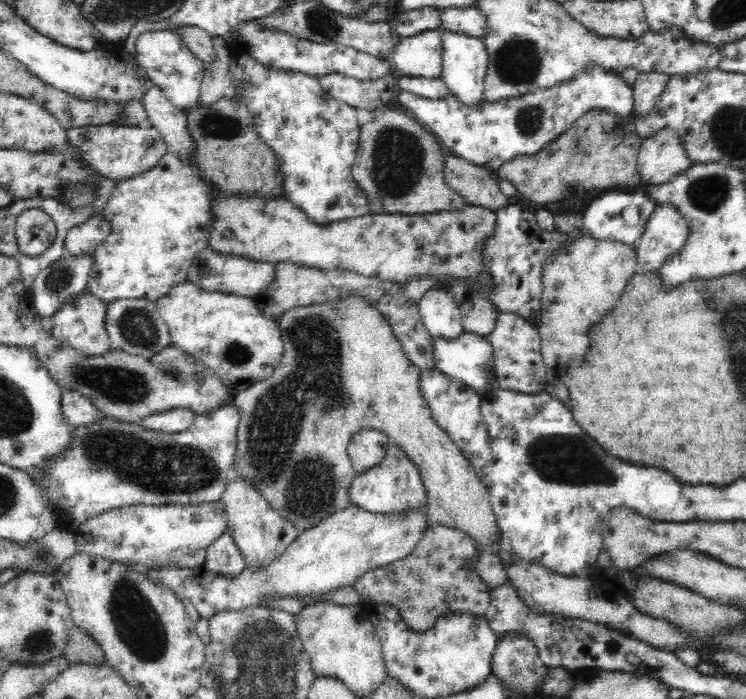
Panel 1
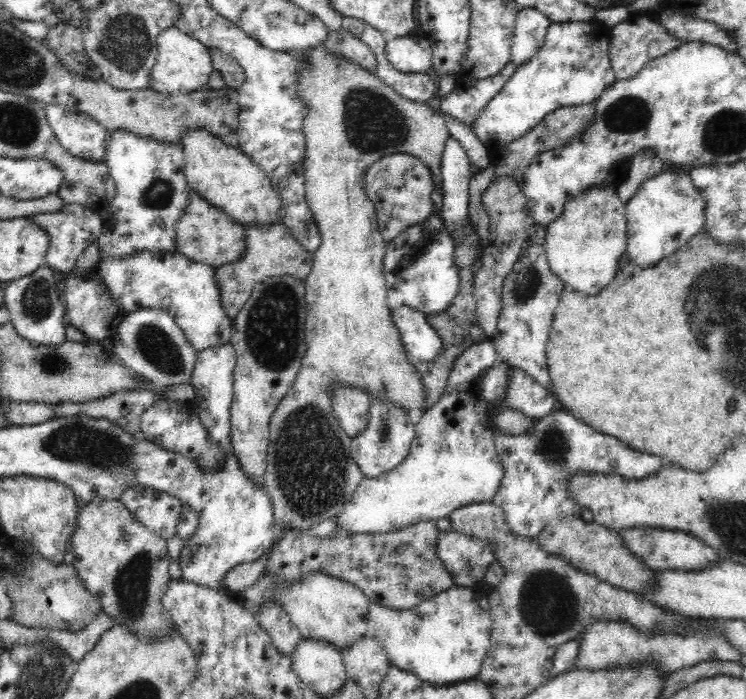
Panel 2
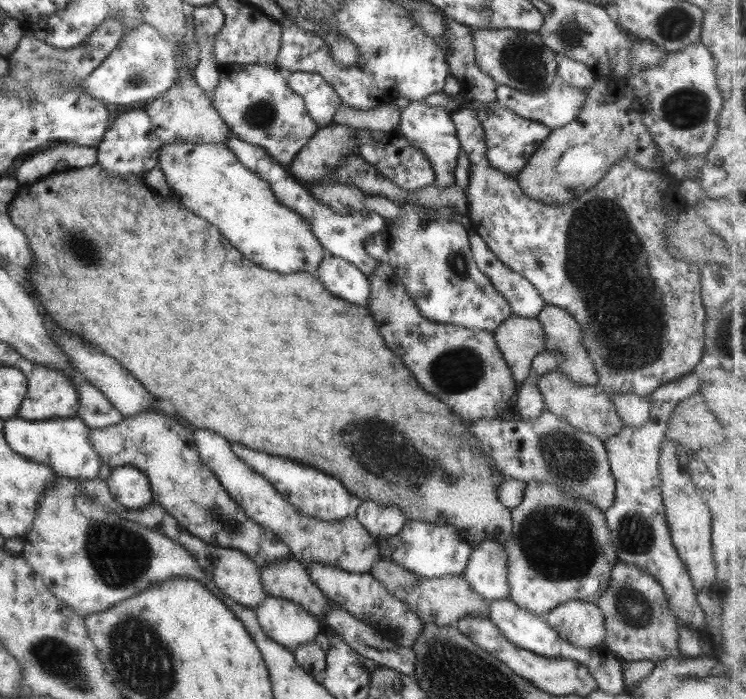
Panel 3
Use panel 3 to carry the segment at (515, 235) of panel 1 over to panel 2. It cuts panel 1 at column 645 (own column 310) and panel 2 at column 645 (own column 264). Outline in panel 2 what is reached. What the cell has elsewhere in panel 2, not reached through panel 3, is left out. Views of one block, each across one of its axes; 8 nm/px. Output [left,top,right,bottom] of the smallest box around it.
[615,152,663,204]

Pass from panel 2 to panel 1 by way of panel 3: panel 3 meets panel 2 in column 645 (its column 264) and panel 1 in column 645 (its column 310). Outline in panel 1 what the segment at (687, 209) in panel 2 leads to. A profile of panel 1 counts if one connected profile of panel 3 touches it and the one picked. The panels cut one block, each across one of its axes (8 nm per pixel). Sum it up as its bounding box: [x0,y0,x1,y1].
[636,205,690,273]

